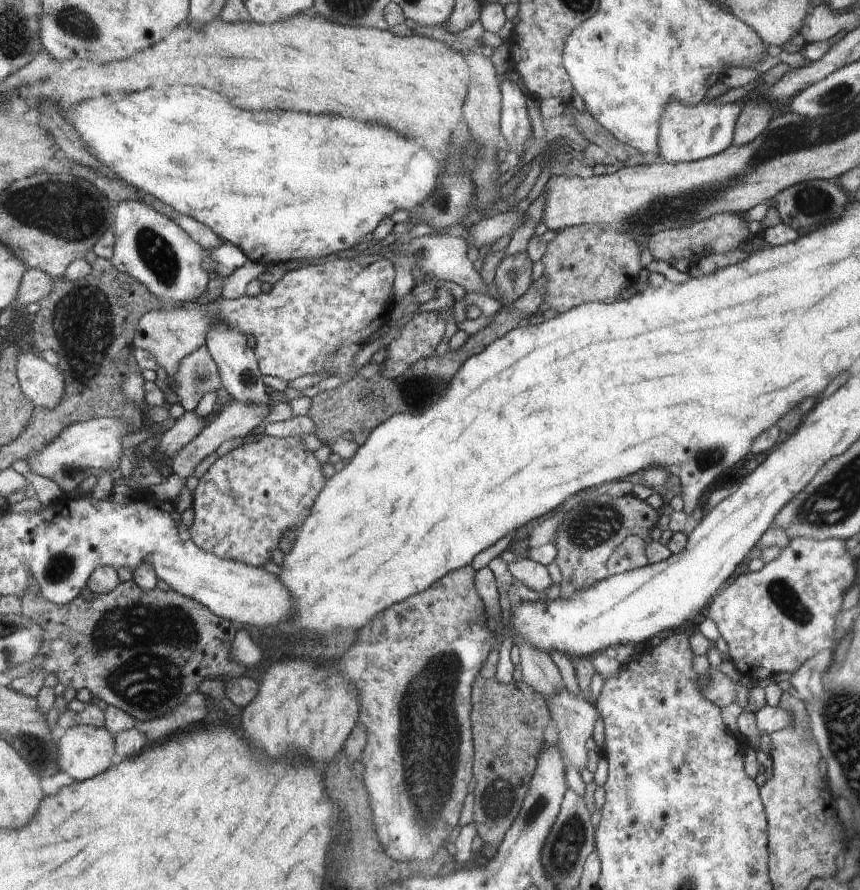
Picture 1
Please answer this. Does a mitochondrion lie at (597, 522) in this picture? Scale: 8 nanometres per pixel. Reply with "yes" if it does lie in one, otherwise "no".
yes

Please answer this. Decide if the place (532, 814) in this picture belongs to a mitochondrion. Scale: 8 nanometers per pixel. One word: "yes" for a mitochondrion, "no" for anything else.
yes

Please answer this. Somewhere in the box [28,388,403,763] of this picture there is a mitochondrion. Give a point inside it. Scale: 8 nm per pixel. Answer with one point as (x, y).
(137, 640)

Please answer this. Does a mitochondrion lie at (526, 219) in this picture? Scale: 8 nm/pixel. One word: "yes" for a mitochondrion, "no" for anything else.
no

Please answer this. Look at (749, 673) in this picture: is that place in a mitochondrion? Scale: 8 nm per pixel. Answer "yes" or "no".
no

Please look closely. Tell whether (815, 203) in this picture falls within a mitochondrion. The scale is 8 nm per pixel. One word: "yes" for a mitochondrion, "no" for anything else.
yes

